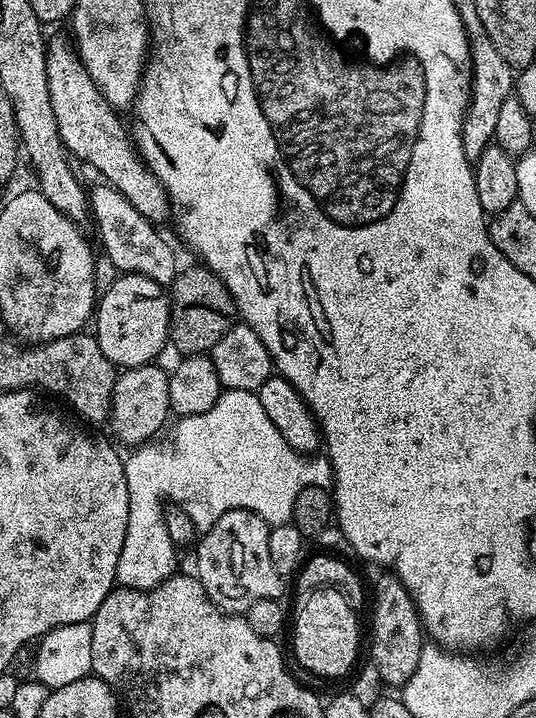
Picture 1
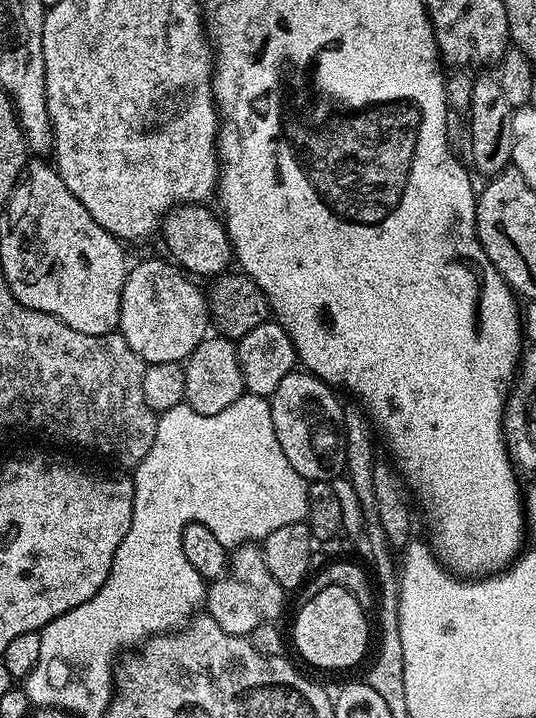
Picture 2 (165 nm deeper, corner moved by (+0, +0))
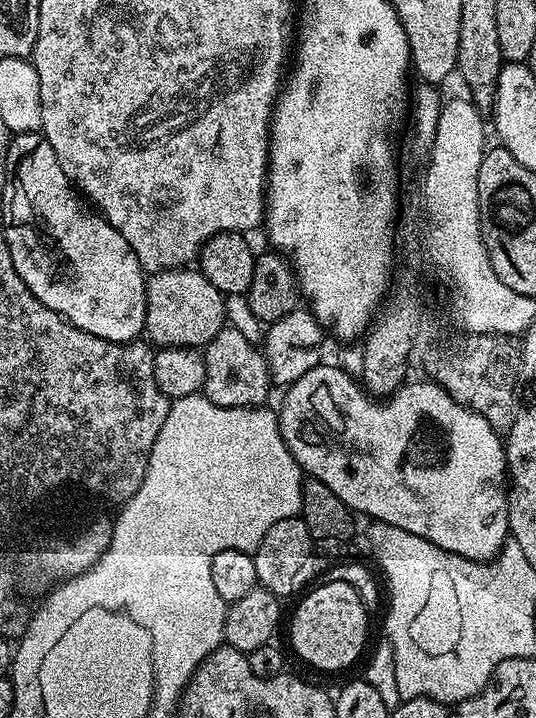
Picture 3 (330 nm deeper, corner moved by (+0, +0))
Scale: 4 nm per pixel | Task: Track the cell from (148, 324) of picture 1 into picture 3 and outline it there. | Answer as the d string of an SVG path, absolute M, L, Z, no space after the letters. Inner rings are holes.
M185 266L153 272L146 280L144 332L160 348L203 349L226 326L224 303L224 293L210 286L199 270Z

